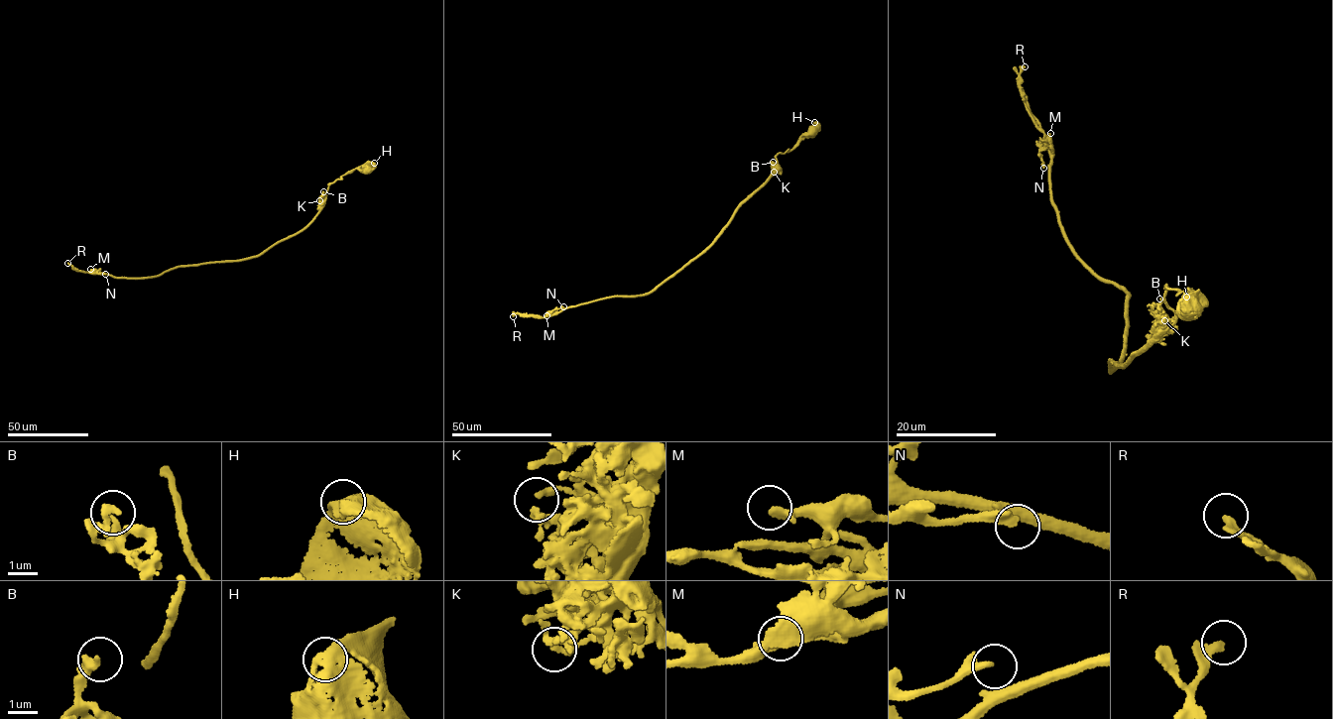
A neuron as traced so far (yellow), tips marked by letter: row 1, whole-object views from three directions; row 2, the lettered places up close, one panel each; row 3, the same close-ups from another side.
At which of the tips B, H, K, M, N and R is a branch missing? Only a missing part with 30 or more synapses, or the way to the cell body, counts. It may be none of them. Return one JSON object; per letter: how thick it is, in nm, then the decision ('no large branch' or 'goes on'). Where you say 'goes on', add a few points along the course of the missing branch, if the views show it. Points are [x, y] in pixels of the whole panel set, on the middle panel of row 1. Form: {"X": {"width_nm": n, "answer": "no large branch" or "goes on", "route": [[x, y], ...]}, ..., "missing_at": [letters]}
{"B": {"width_nm": 280, "answer": "no large branch"}, "H": {"width_nm": 320, "answer": "no large branch"}, "K": {"width_nm": 190, "answer": "no large branch"}, "M": {"width_nm": 280, "answer": "no large branch"}, "N": {"width_nm": 240, "answer": "no large branch"}, "R": {"width_nm": 260, "answer": "no large branch"}, "missing_at": []}

